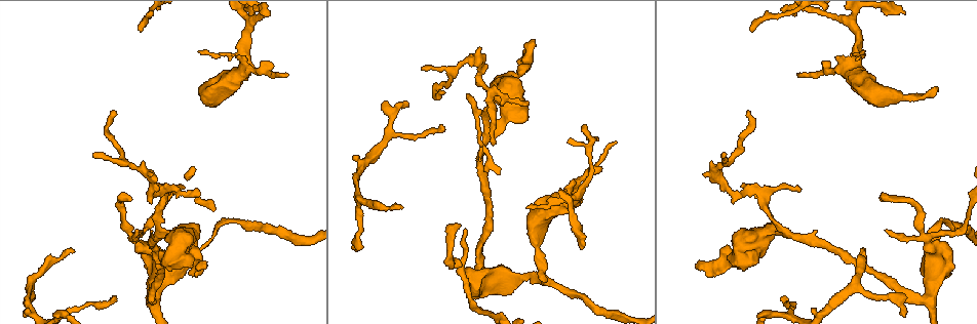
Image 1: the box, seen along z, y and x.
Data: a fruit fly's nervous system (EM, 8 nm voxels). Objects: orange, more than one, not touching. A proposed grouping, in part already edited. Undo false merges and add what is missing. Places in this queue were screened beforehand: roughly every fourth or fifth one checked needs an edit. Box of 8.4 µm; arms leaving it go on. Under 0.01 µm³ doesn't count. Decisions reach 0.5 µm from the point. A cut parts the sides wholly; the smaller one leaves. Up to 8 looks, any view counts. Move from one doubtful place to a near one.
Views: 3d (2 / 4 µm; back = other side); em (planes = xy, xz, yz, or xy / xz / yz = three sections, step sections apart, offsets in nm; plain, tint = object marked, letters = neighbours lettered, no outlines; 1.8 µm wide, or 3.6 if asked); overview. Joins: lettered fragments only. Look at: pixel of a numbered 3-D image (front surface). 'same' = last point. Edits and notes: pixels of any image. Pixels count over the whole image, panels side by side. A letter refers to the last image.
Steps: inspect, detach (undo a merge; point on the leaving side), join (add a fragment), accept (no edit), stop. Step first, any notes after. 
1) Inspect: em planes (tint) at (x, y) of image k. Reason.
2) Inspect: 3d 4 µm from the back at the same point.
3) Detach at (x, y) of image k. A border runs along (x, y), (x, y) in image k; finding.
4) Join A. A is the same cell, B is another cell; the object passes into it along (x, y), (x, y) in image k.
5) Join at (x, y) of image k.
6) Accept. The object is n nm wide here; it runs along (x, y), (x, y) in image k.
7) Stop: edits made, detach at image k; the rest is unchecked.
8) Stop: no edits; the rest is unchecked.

Inspect: em planes (tint) at (399, 208) of image 1. Thin end.

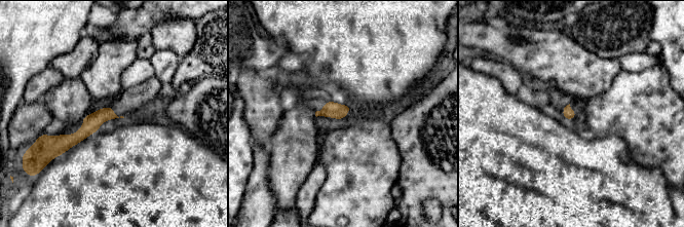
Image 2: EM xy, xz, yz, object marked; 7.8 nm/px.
Inspect: em planes (letters) at the same point.

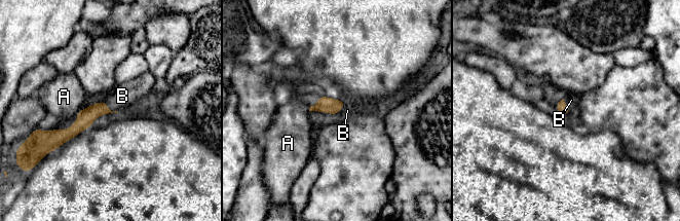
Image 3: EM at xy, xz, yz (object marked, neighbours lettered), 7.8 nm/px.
Join B. B is the same cell, A is another cell; the object passes into it along (85, 117), (109, 109), (122, 96) in image 3; the neuron continues.

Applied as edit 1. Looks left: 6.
Inspect: 3d 2 µm at (697, 266) of image 1. End of a long branch.

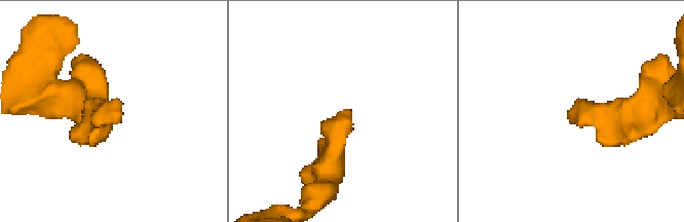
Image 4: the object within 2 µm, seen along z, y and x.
Inspect: em planes (plain) at (569, 119) of image 4. Now the EM.

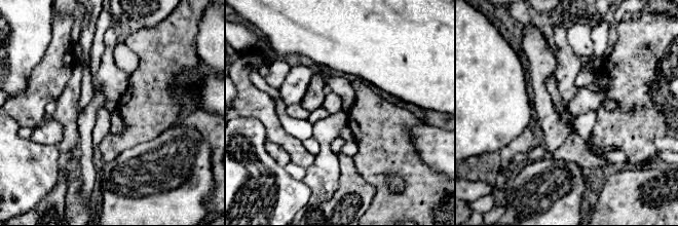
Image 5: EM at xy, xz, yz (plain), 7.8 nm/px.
Inspect: em planes (letters) at the same point. What lies round it.

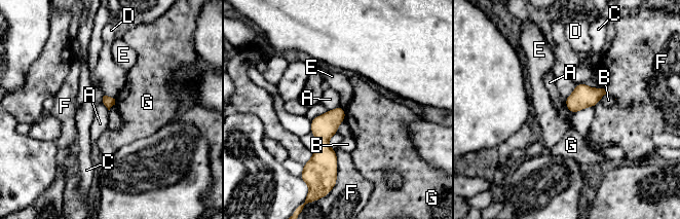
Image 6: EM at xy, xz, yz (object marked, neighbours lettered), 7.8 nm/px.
Accept. The longest contact is with F, 360 nm; A, B, C, D, E, F and G are other cells; a border runs along (564, 100), (567, 108), (572, 113) in image 6; no lettered fragment goes on from it.

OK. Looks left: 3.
Inspect: em planes (letters) at (487, 133) of image 1. Branch point.

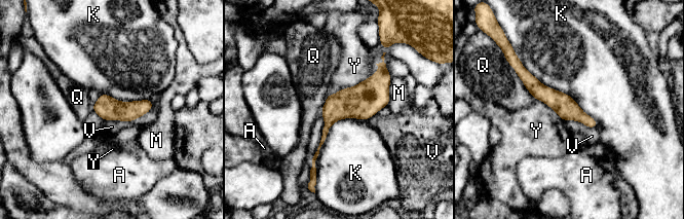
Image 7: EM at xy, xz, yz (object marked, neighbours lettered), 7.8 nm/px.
Accept. The object is 170 nm wide here; A, K, M, Q, V and Y are other cells; a border runs along (519, 58), (598, 128) in image 7; all the same neuron.

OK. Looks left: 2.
Stop: edits made, join at image 3; the rest is unchecked.

